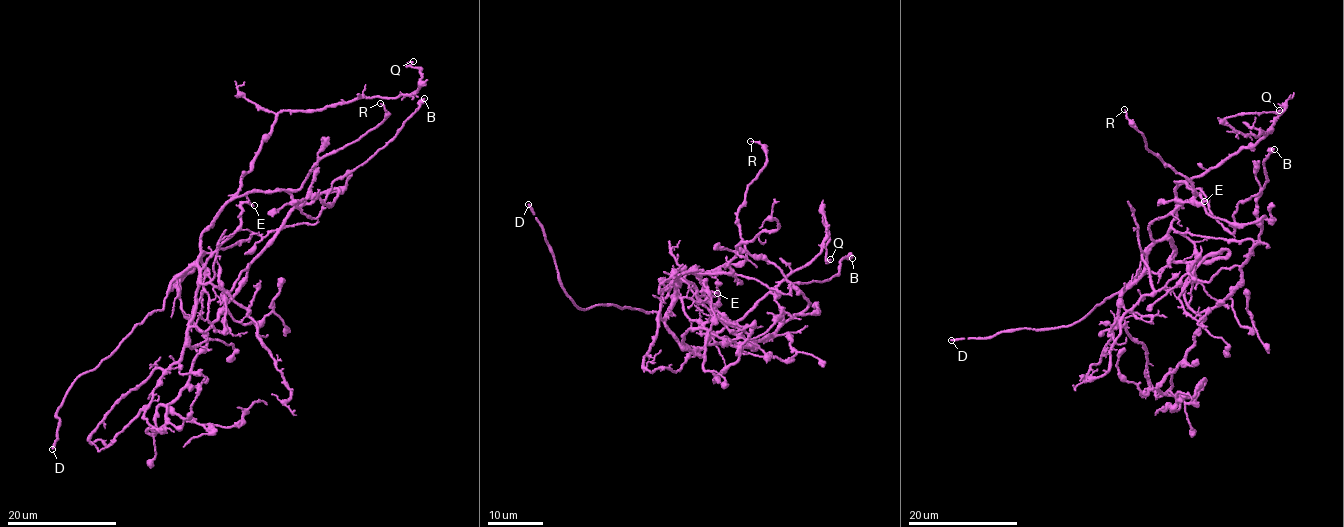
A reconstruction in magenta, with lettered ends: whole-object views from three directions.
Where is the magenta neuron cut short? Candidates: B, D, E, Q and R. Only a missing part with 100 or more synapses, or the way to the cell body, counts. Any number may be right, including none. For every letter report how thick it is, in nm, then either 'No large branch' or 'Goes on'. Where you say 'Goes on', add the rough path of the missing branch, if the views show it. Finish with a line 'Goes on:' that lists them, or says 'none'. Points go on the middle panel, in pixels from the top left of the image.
B: Thickness 480 nm. No large branch
D: Thickness 200 nm. Goes on
E: Thickness 190 nm. No large branch
Q: Thickness 300 nm. No large branch
R: Thickness 140 nm. No large branch
Goes on: D

